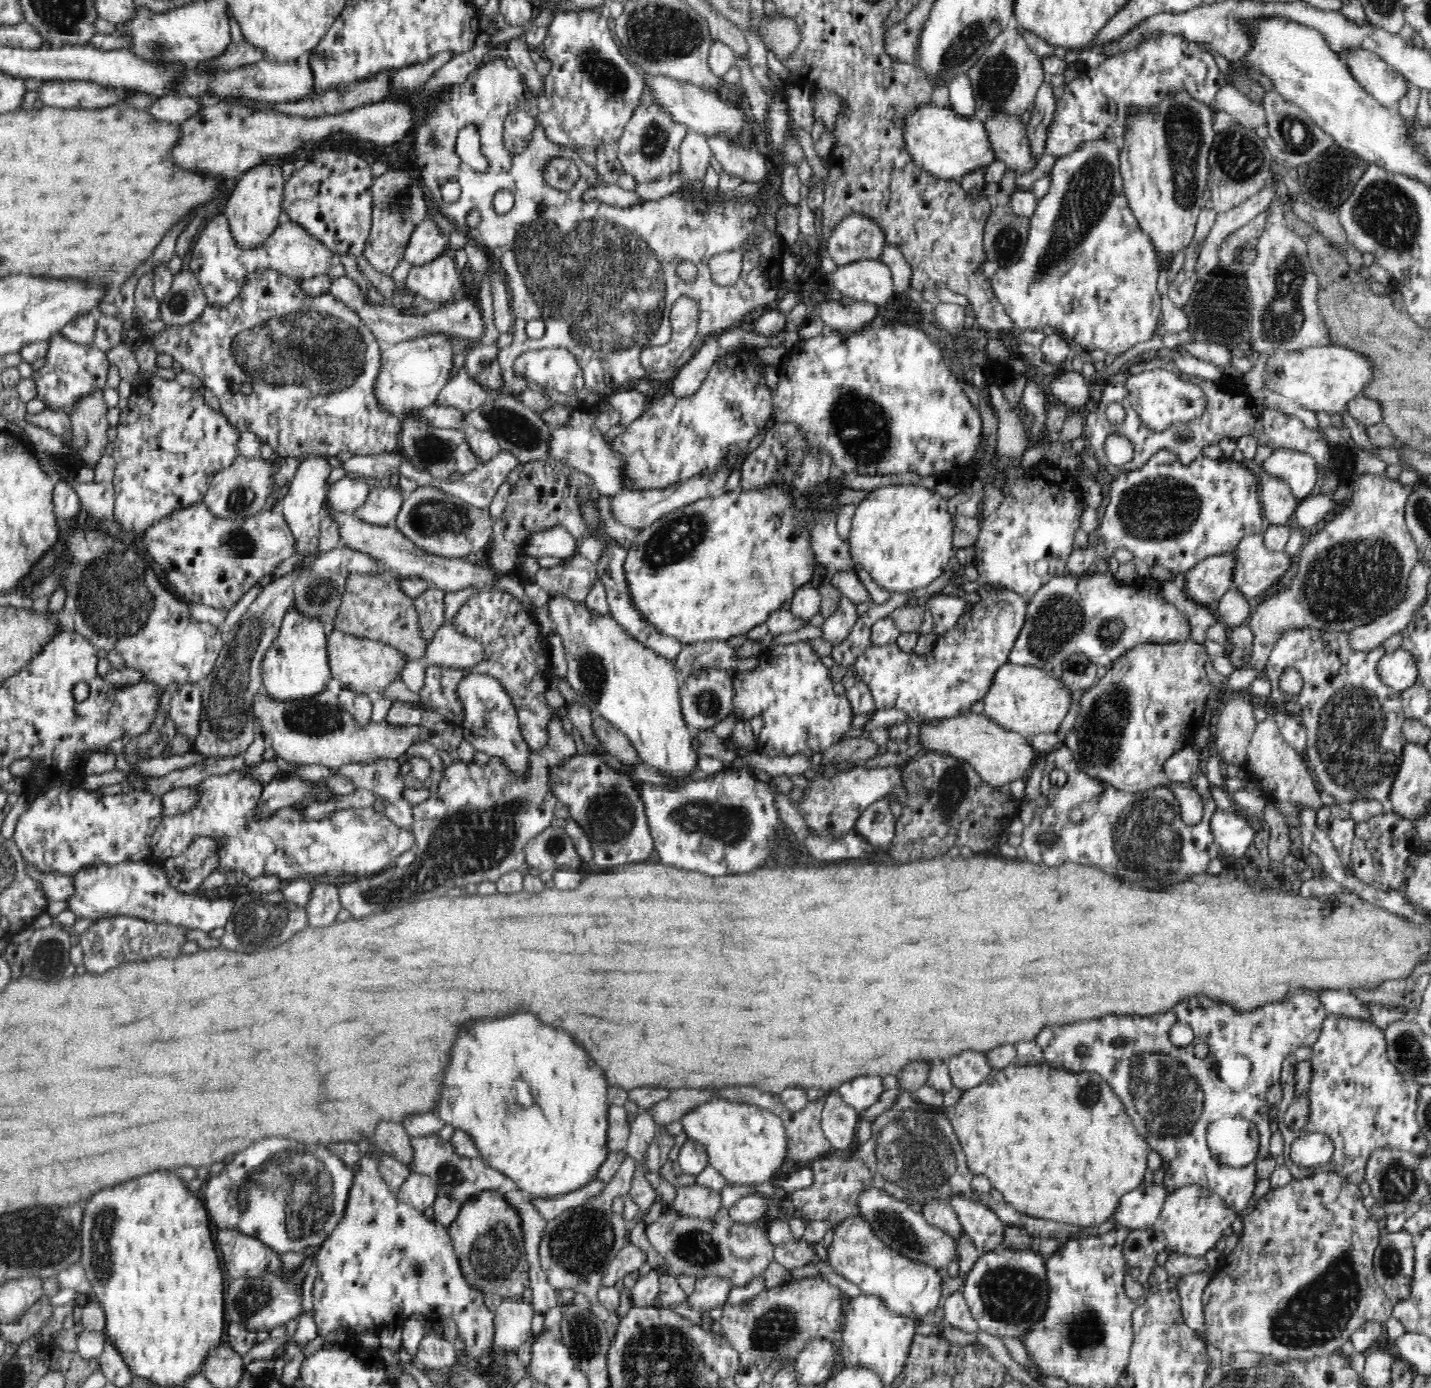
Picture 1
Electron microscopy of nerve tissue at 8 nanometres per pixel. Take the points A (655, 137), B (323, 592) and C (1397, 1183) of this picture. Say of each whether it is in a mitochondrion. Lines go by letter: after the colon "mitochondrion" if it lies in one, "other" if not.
A: mitochondrion
B: mitochondrion
C: mitochondrion

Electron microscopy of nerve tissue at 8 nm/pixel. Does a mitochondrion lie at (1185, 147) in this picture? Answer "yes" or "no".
yes

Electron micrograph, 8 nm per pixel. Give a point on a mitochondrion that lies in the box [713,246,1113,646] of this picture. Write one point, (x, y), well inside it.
(861, 425)

